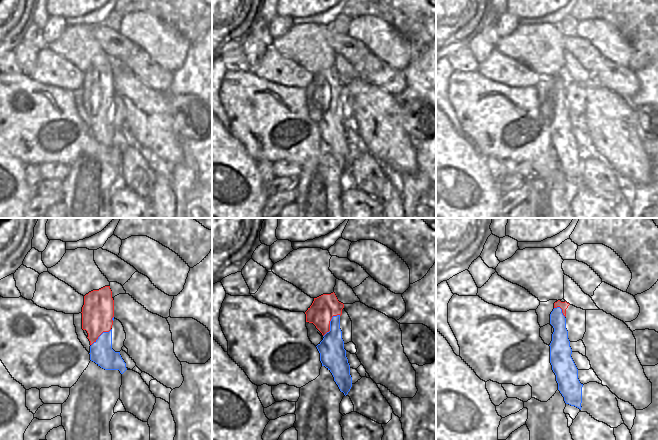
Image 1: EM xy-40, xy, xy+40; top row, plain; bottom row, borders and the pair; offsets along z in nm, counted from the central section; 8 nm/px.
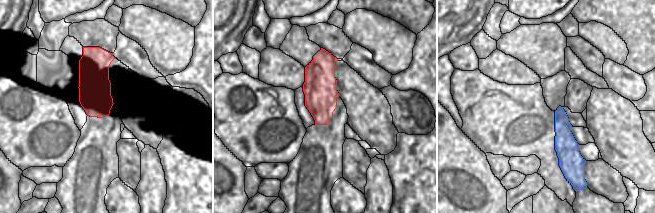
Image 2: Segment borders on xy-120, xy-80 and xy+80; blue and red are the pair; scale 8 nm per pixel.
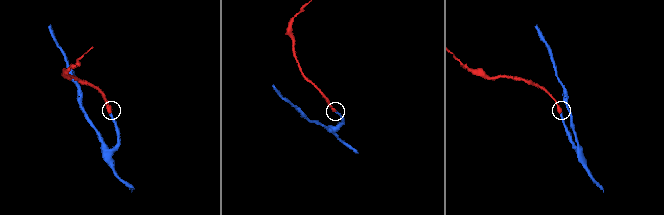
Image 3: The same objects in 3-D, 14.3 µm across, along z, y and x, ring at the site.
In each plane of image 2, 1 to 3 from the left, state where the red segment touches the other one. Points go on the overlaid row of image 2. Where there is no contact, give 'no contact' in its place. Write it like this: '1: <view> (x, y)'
1: no contact
2: no contact
3: no contact

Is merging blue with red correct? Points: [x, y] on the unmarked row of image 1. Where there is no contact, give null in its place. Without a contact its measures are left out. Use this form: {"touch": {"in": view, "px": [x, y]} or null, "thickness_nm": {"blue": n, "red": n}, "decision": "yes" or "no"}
{"touch": {"in": "xy", "px": [330, 99]}, "thickness_nm": {"blue": 200, "red": 200}, "decision": "yes"}

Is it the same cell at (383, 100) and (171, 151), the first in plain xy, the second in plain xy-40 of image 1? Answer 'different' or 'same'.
same

